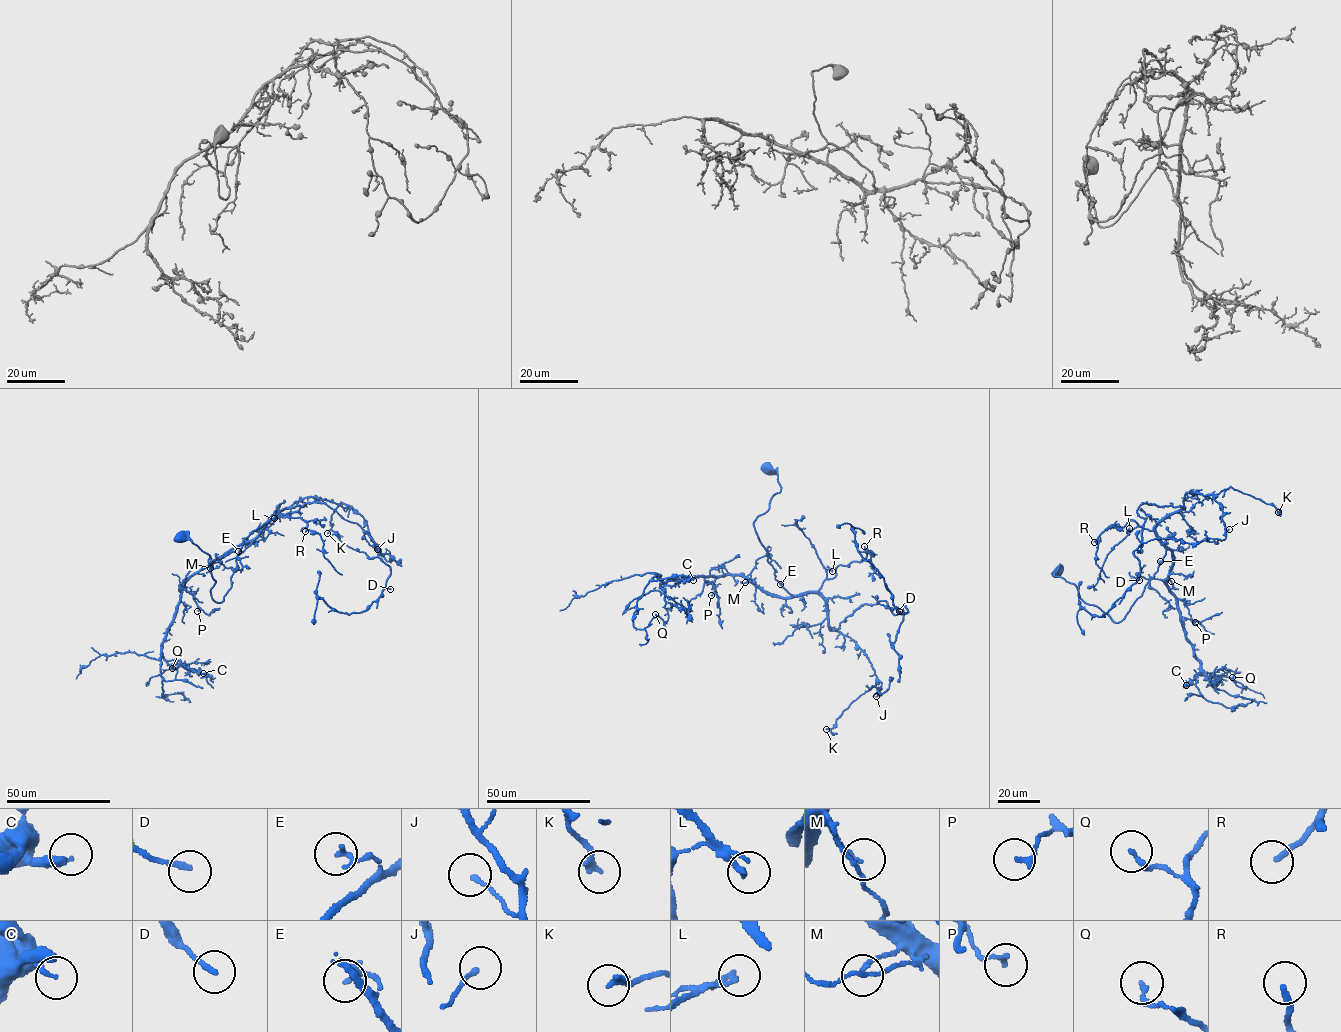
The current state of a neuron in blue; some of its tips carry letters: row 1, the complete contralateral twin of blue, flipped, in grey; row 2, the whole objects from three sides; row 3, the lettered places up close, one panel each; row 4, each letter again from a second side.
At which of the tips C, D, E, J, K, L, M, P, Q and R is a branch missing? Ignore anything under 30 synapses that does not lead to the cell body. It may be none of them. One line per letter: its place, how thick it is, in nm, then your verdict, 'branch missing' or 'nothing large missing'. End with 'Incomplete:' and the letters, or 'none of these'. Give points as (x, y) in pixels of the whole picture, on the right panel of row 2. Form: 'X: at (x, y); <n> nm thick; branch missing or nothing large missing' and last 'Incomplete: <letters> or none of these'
C: at (1186, 685); 150 nm thick; nothing large missing
D: at (1139, 580); 190 nm thick; branch missing
E: at (1160, 561); 150 nm thick; nothing large missing
J: at (1229, 529); 150 nm thick; nothing large missing
K: at (1278, 512); 200 nm thick; nothing large missing
L: at (1129, 528); 140 nm thick; nothing large missing
M: at (1171, 581); 130 nm thick; nothing large missing
P: at (1195, 622); 150 nm thick; nothing large missing
Q: at (1232, 677); 150 nm thick; nothing large missing
R: at (1094, 542); 200 nm thick; nothing large missing
Incomplete: D

